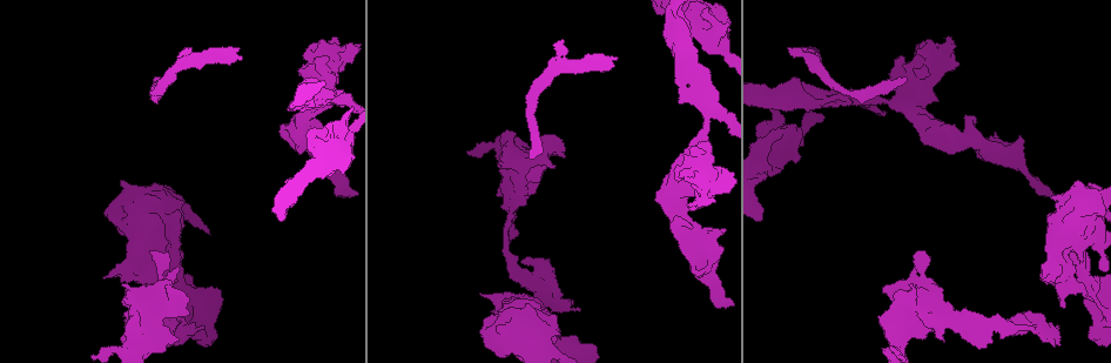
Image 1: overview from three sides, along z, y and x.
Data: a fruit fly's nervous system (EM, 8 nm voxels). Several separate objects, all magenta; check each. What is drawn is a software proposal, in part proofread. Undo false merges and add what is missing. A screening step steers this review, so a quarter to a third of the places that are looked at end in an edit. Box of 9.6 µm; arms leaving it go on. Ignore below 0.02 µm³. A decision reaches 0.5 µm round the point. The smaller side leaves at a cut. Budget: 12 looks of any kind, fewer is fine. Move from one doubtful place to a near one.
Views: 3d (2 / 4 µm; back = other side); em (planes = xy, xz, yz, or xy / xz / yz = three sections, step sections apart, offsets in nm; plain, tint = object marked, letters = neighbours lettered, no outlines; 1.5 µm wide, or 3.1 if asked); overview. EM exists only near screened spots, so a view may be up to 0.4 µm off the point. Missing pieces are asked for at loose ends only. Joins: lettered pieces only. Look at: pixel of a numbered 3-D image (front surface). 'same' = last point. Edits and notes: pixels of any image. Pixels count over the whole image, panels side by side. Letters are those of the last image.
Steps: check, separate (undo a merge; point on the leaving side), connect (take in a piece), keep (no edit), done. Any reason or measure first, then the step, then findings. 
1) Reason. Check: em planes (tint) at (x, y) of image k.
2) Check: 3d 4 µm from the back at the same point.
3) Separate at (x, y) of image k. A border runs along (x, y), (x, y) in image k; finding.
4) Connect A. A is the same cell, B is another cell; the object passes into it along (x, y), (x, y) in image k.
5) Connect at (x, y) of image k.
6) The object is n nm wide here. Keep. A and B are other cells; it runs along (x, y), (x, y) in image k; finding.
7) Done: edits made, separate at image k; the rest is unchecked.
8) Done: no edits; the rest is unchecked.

Thick end. Check: em planes (letters) at (720, 167) of image 1.

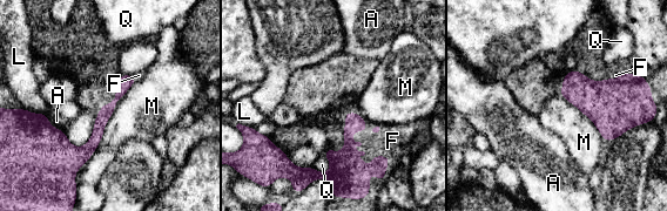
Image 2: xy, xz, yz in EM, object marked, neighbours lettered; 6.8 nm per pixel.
Connect F. F is the same cell, A, L, M and Q are other cells; the object passes into it along (348, 177), (350, 145), (386, 142) in image 2; it goes on there.

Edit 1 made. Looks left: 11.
Check: overview.

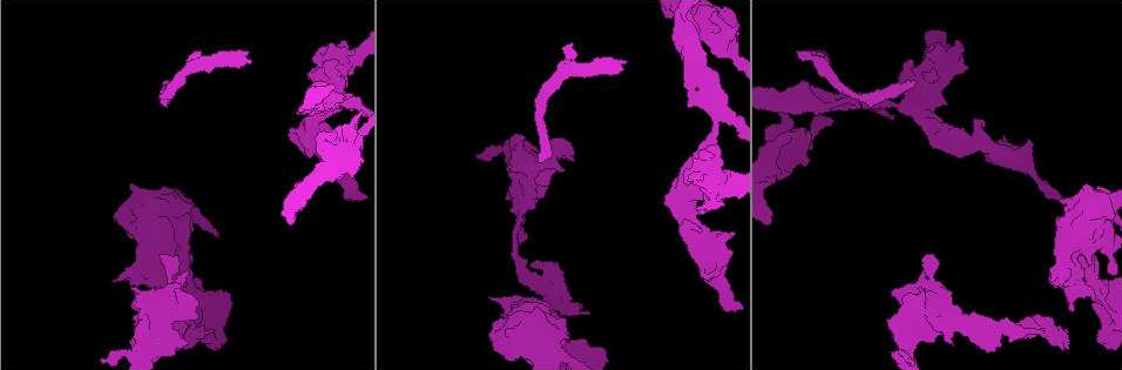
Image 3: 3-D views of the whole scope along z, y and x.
Abrupt turn. Check: em xz step 4 (letters) at (343, 104) of image 3.

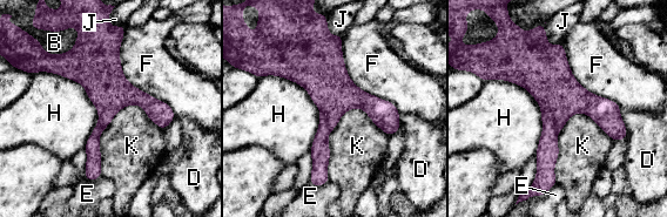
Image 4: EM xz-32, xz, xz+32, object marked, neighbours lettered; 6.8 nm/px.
Check: em planes (letters) at the same point.

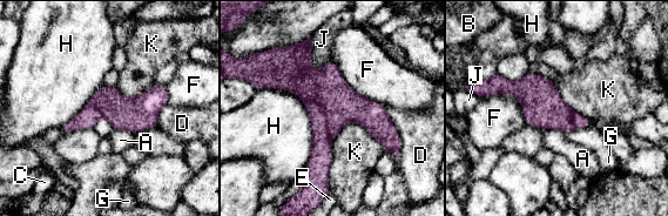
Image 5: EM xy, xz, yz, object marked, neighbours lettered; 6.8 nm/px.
The object is 220 nm wide here. Separate at (341, 103) of image 5. A, B, C, D, E, F, G, H, J and K are other cells; the part that leaves runs along (303, 48), (303, 65), (390, 148) in image 5; two neurons meet here.

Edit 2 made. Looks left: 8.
An open end. Check: em planes (letters) at (730, 250) of image 3.

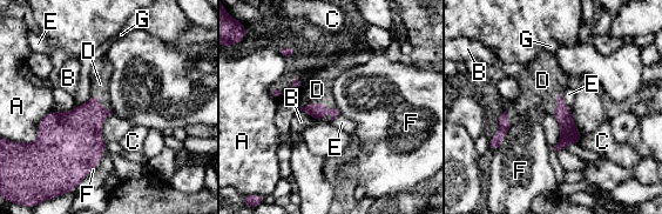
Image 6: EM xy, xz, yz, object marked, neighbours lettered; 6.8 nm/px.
Connect D. D is the same cell, A, B, C, E, F and G are other cells; the object passes into it along (317, 111), (325, 104), (315, 86) in image 6; it goes on there.

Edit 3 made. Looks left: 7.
Redraw. Check: overview.

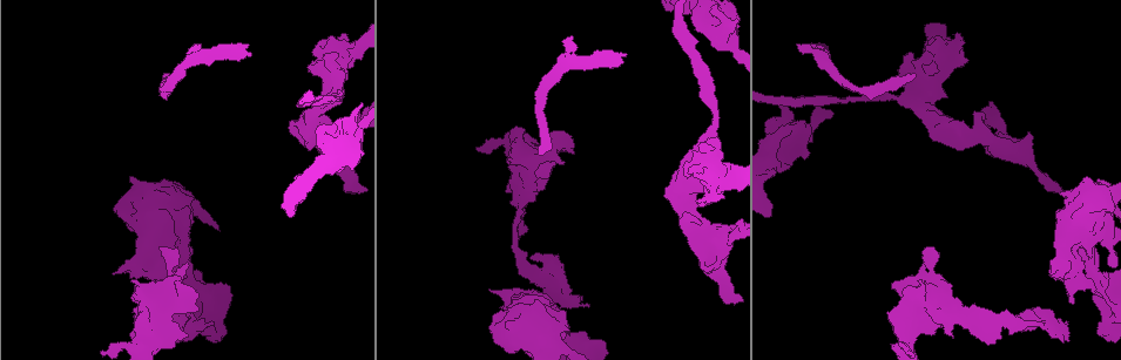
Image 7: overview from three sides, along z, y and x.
Long arm stops here. Check: em xz step 4 (tint) at (914, 75) of image 7.

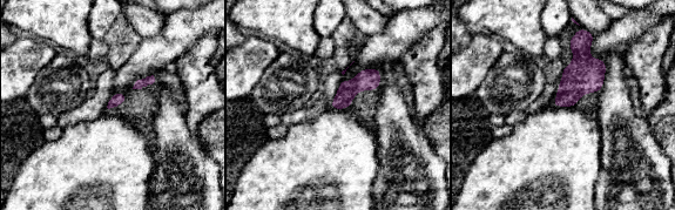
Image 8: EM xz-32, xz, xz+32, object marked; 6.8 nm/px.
Check: em planes (letters) at the same point.

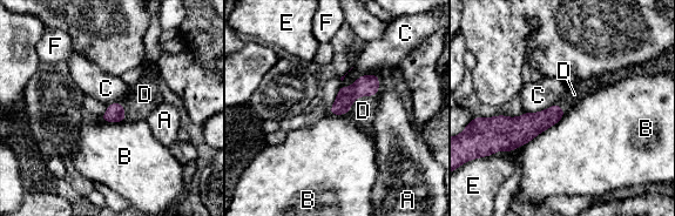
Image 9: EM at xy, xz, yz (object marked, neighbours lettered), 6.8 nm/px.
The longest contact is with B, 400 nm. Connect D. D is the same cell, A, B, C, E and F are other cells; the object passes into it along (366, 85), (358, 96), (363, 110) in image 9; it goes on there.

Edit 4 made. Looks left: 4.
Free end. Check: em planes (letters) at (545, 183) of image 7.

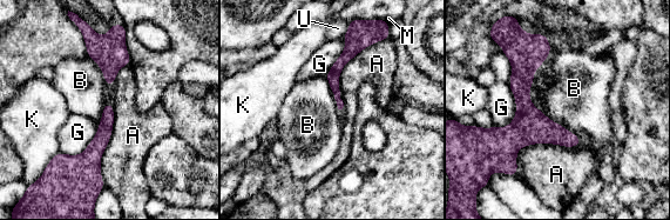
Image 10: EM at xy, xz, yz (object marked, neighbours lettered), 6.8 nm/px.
The object is 160 nm wide here. Keep. A, B, G, K, M and U are other cells; a border runs along (581, 139), (522, 146), (516, 175) in image 10; no lettered piece goes on from it.

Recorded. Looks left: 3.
Done: edits made, connect at image 2, separate at image 5, connect at image 6, connect at image 9; the rest is unchecked.

